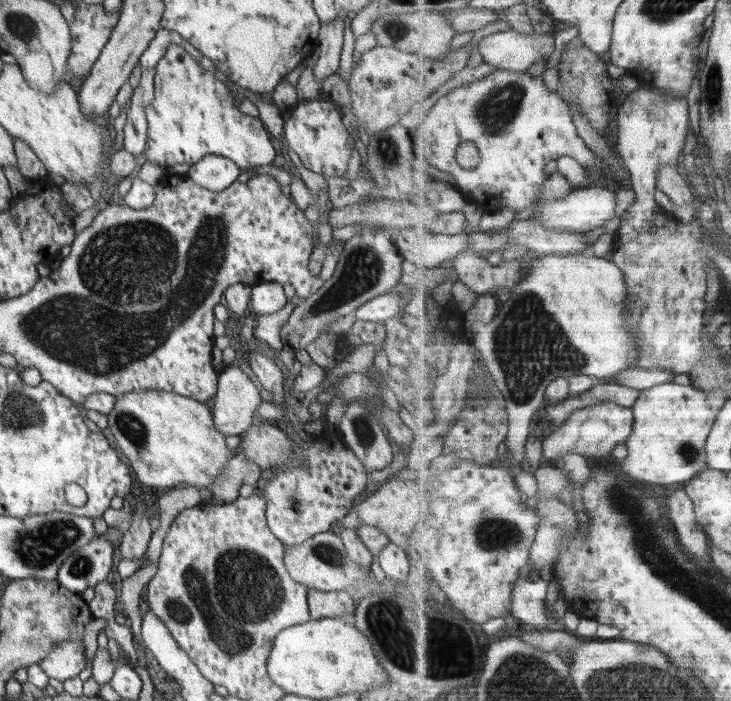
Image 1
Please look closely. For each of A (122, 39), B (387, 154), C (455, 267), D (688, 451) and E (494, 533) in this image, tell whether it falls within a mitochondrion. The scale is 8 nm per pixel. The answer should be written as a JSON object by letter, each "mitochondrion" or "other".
{"A":"other","B":"mitochondrion","C":"other","D":"mitochondrion","E":"mitochondrion"}

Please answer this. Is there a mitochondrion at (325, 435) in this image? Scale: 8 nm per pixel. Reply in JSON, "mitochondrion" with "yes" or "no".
{"mitochondrion":"no"}

